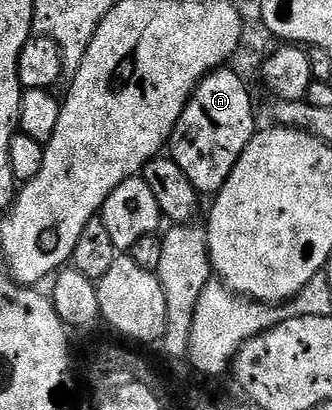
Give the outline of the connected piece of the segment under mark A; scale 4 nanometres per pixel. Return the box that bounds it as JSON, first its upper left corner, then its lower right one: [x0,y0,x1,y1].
[168,68,260,196]

